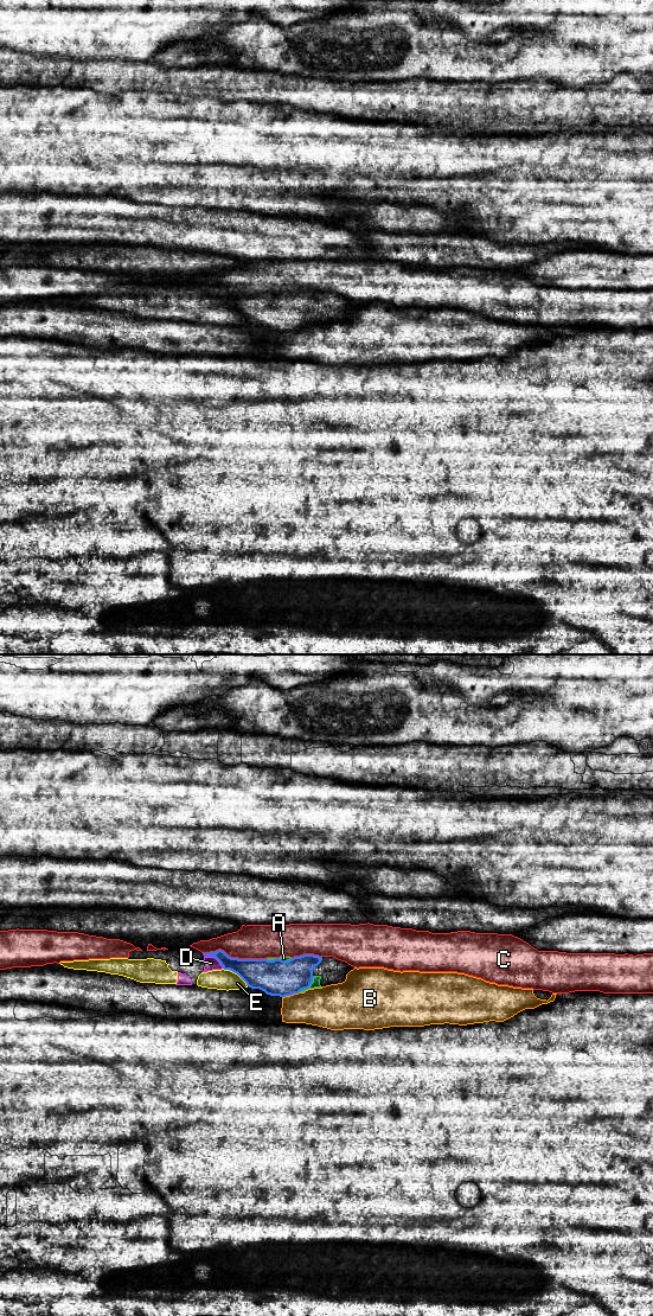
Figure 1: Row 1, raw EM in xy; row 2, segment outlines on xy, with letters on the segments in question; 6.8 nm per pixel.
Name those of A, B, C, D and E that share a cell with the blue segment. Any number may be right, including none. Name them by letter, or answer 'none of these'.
A

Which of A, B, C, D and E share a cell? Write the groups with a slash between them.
A / B / C / D E

